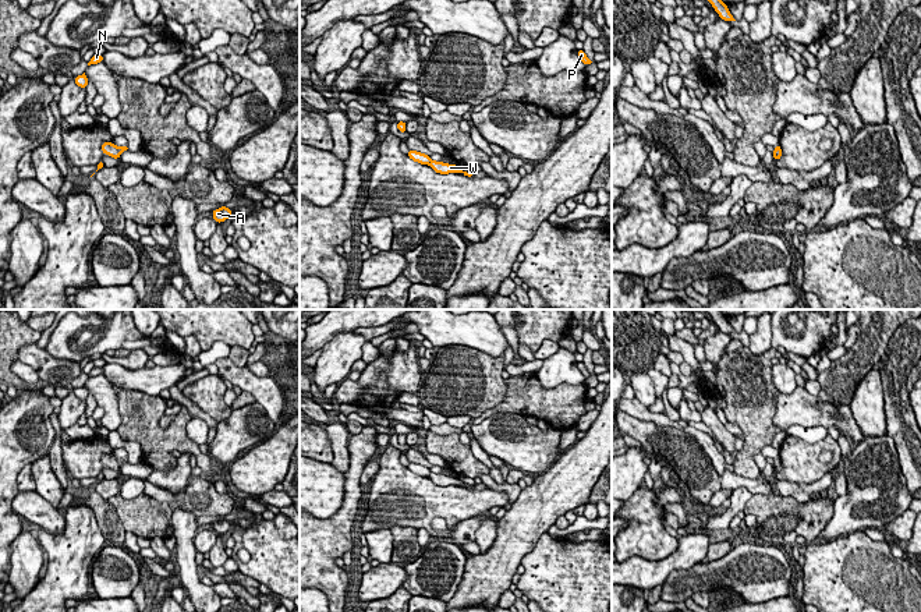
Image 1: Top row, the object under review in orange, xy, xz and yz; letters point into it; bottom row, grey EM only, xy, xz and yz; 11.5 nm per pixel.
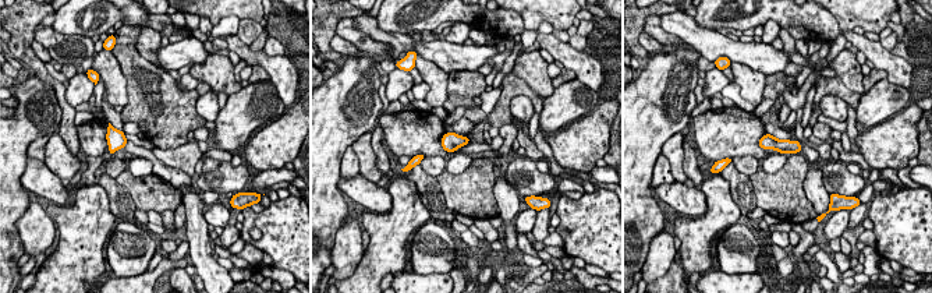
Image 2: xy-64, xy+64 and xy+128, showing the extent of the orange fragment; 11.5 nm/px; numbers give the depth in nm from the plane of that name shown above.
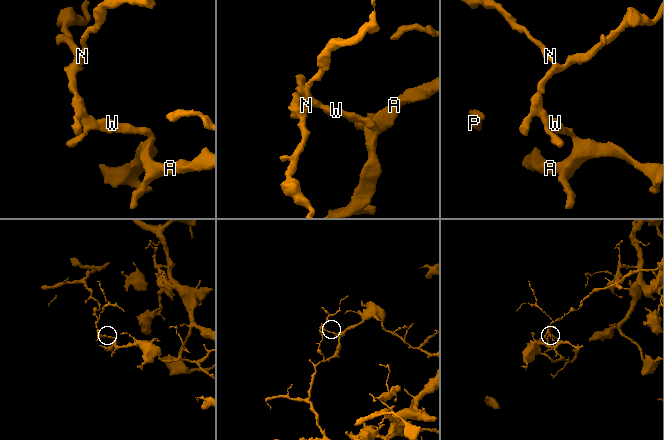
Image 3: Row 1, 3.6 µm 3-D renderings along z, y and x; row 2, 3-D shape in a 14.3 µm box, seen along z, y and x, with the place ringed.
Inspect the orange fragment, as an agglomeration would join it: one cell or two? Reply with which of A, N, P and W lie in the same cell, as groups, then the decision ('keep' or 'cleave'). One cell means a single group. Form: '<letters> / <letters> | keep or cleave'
A P W / N | cleave

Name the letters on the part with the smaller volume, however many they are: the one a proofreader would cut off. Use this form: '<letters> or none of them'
N

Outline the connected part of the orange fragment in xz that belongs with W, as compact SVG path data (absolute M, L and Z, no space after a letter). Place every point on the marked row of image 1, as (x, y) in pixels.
M431 160L429 162L429 166L436 171L436 173L440 173L440 174L449 174L449 173L463 173L464 176L472 178L474 177L474 173L467 173L464 171L460 166L456 166L456 165L447 165L447 163L443 163L443 162L435 162L435 160Z

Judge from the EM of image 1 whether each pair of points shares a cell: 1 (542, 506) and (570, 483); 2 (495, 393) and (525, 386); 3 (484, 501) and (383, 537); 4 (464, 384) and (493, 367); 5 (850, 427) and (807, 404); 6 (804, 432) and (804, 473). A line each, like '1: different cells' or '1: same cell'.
1: same cell
2: different cells
3: different cells
4: same cell
5: same cell
6: different cells

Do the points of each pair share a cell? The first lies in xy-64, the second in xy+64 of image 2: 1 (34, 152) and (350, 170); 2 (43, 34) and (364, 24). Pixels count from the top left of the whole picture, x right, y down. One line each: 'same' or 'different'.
1: same
2: different

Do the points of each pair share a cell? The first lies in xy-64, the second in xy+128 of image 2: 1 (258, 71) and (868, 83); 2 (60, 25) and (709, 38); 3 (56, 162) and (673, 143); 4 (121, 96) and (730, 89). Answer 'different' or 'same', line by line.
1: same
2: different
3: same
4: different

